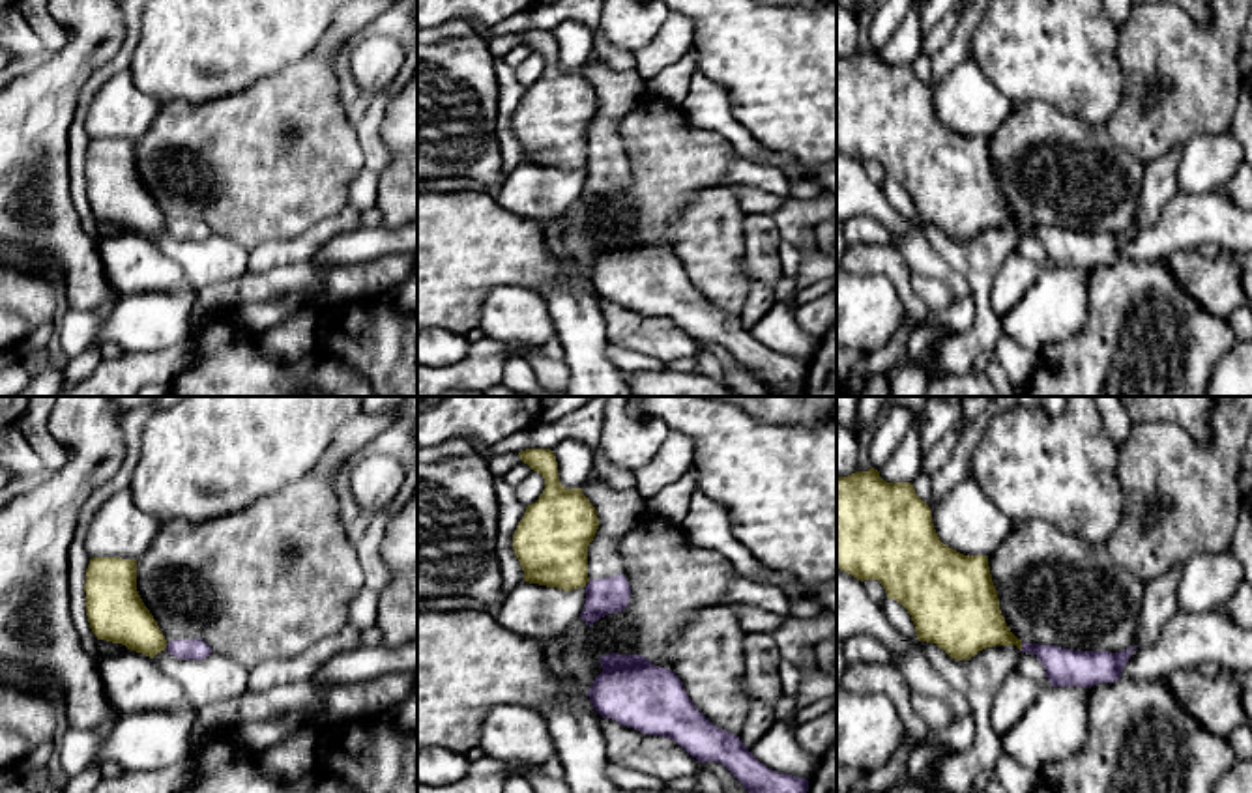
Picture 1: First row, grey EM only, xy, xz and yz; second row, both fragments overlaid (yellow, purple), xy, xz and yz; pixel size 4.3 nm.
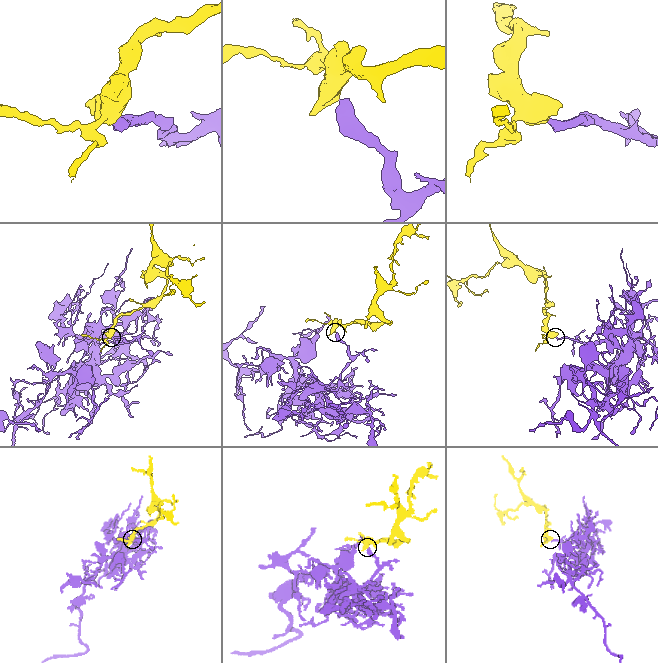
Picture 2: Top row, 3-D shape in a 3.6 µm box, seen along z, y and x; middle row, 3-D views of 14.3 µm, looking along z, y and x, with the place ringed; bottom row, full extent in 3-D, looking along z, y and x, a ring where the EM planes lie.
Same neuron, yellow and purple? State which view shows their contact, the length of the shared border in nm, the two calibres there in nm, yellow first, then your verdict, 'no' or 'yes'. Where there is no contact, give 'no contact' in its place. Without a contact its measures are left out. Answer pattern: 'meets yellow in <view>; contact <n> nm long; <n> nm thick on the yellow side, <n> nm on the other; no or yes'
meets yellow in yz; contact 40 nm long; 280 nm thick on the yellow side, 160 nm on the other; no

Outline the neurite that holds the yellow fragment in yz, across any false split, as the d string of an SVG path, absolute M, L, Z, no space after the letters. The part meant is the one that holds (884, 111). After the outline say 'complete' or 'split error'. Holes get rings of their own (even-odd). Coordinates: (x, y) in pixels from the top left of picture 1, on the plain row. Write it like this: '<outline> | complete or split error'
M874 49L837 58L837 150L861 163L878 161L887 180L900 183L911 196L917 221L936 224L951 239L968 241L996 226L1022 232L1022 221L1001 196L988 137L964 137L943 125L930 88L911 64L887 64Z | complete

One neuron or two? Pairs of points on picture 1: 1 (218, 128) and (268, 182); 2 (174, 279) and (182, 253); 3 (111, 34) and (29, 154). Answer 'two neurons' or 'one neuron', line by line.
1: one neuron
2: two neurons
3: one neuron

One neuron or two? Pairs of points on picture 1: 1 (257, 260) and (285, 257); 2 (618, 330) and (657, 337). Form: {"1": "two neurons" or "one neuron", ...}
{"1": "one neuron", "2": "one neuron"}

